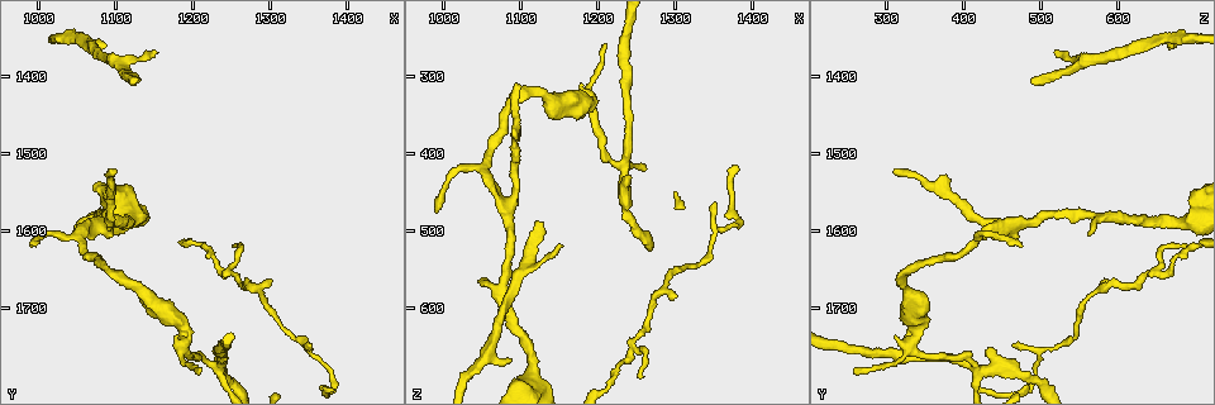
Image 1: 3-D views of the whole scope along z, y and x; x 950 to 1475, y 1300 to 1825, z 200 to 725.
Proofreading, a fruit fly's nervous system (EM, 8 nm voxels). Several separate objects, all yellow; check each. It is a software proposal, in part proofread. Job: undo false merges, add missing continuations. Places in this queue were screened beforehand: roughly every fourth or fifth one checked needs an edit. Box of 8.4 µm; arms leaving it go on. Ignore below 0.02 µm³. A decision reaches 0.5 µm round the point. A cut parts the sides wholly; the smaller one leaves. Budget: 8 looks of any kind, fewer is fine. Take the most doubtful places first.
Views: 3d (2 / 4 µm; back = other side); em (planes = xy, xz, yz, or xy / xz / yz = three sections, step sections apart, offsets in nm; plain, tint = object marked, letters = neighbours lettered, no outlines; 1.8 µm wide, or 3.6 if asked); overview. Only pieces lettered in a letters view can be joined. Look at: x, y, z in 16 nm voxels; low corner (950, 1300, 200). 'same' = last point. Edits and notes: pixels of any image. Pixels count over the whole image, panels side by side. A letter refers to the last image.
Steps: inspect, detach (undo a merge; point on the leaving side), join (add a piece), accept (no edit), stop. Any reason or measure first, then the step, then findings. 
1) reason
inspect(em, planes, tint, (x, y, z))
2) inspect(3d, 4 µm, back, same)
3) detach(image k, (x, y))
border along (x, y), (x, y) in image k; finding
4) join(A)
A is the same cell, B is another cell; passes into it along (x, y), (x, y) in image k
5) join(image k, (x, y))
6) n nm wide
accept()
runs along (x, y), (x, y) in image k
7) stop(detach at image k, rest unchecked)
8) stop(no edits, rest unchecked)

four or more arms meet
inspect(em, planes, letters, (1225, 1770, 410))

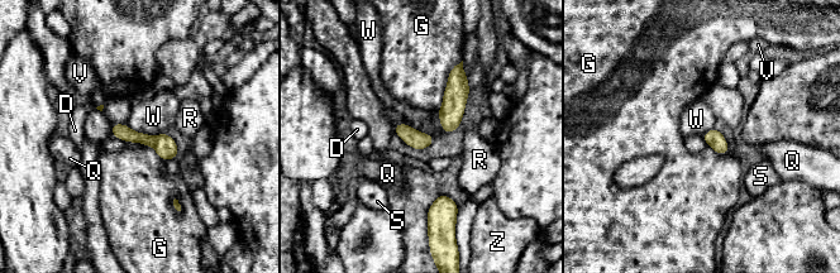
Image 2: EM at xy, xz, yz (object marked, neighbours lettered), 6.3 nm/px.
G touches over 360 nm
detach(image 2, (166, 147))
D, G, Q, R, S, V, W and Z are other cells; border along (156, 137), (153, 145) in image 2; two neurons meet here

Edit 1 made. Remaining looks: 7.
see it whole again
inspect(overview)

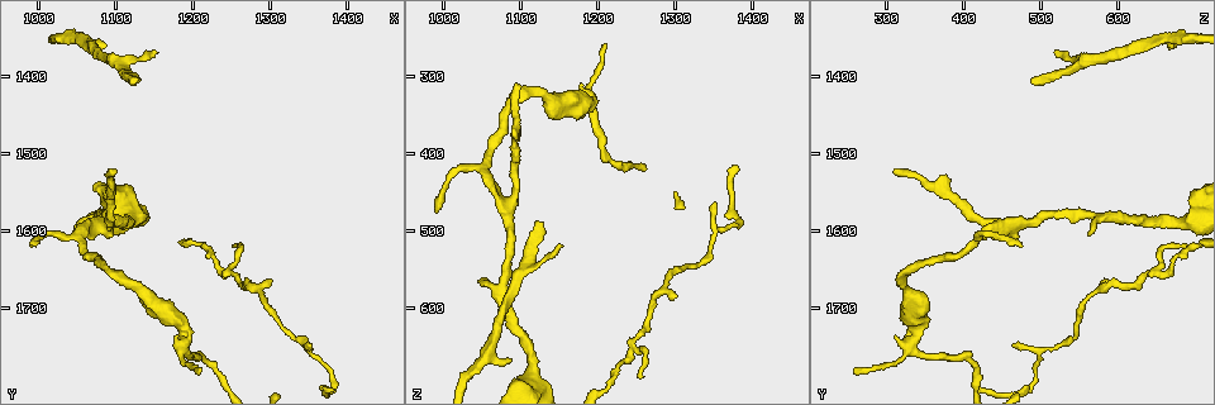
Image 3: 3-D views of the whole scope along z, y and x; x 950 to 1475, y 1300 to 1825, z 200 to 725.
three-way junction
inspect(em, planes, letters, (1080, 1590, 470))

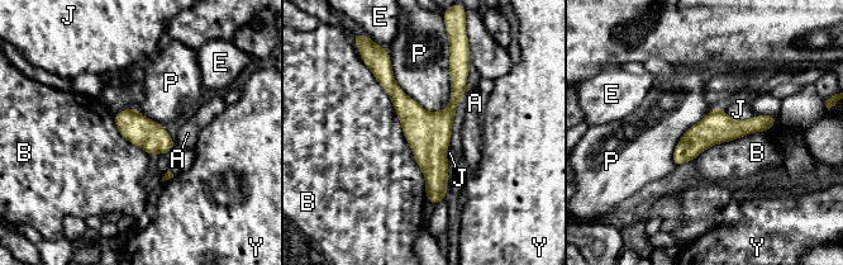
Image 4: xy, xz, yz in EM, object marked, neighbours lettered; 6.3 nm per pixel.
200 nm wide
accept()
A, B, E, J, P and Y are other cells; border along (387, 52), (406, 94), (449, 103) in image 4; all the same neuron

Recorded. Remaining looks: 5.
thick turns thin
inspect(3d, 2 µm, (1130, 1675, 325))

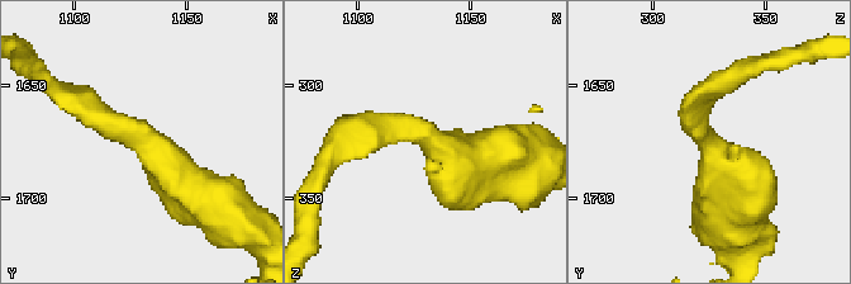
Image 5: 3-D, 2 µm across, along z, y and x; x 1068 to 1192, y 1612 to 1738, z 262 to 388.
inspect(em, yz, step 8, letters, (1132, 1674, 324))

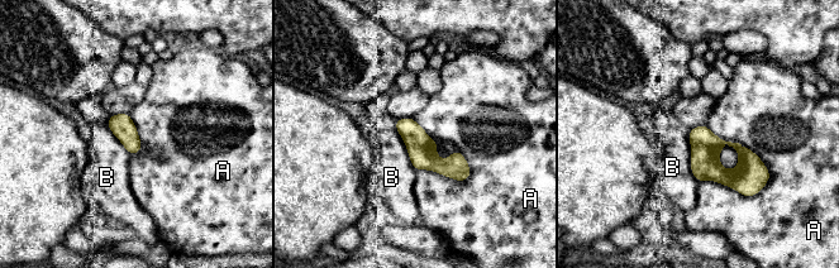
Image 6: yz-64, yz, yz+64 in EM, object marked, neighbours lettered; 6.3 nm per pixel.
150 nm wide
accept()
A and B are other cells; all the same neuron

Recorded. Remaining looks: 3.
stop(detach at image 2, rest unchecked)

